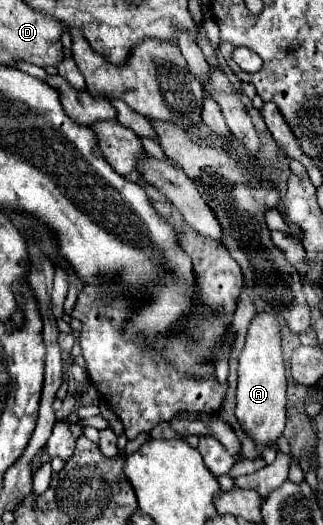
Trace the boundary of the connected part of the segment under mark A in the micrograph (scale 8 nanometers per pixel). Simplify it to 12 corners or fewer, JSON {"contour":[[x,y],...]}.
{"contour":[[255,313],[235,415],[257,447],[285,427],[281,325]]}

